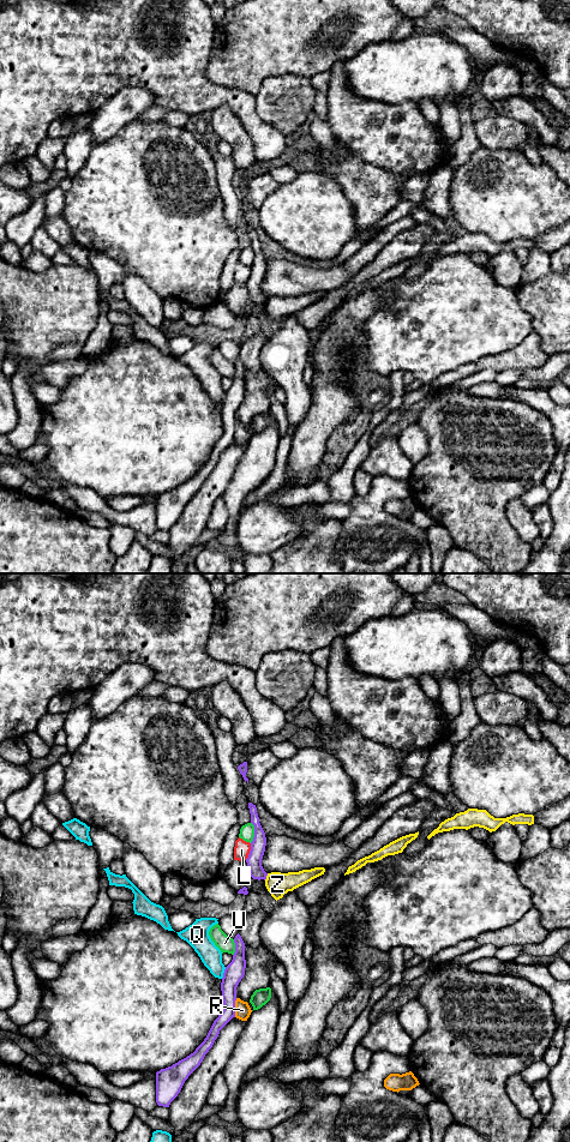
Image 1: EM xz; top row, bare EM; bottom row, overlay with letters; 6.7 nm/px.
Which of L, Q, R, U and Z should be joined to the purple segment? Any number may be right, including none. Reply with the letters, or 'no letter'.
no letter

